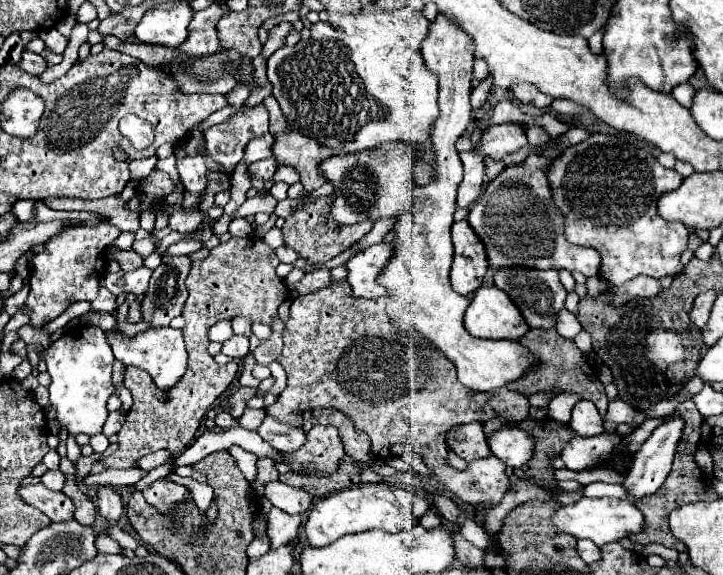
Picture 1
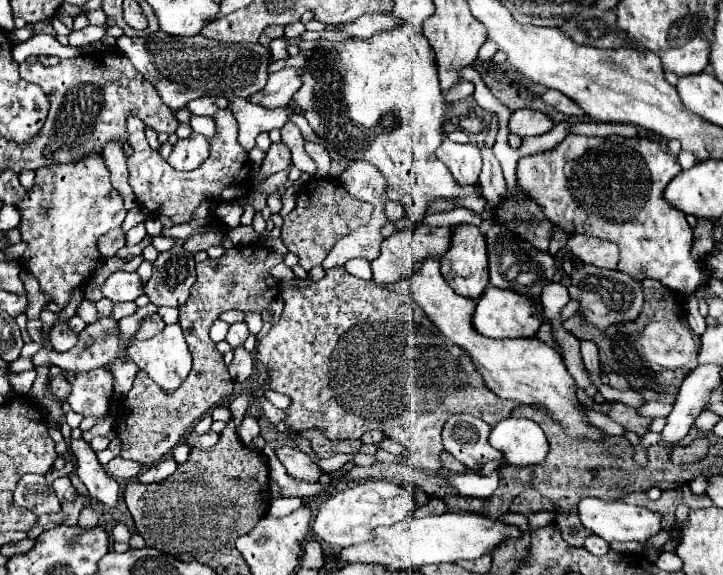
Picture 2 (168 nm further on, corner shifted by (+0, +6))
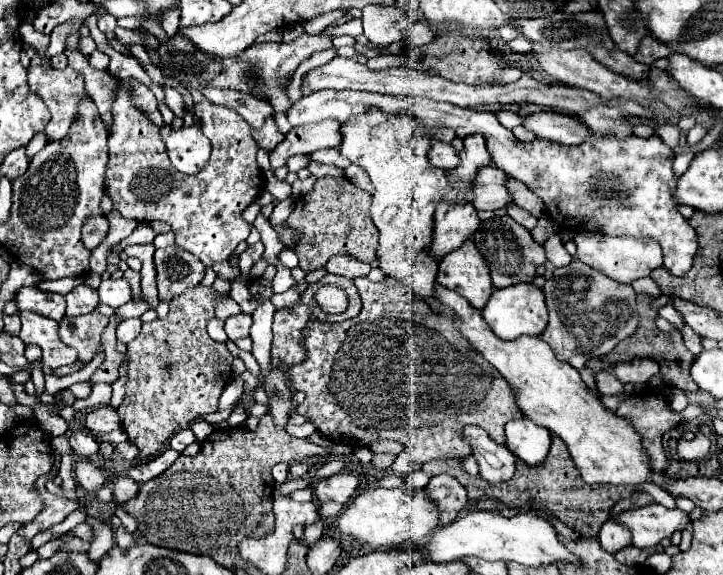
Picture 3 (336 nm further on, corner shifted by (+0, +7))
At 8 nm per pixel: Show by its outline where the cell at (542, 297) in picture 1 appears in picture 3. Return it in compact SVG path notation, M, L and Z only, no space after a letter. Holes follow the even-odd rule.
M495 216L491 220L481 222L479 230L473 234L473 242L491 270L495 288L507 288L521 282L531 282L535 278L537 266L545 264L547 260L543 246L539 246L531 238L531 232L525 230L521 224L517 224L509 216Z

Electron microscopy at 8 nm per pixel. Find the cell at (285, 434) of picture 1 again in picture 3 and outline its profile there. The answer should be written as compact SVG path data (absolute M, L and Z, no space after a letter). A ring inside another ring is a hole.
M335 474L331 478L323 478L319 480L313 490L315 490L315 496L325 502L325 500L333 500L333 502L339 502L341 506L345 506L351 498L351 494L355 492L357 488L357 478L351 476L351 474Z

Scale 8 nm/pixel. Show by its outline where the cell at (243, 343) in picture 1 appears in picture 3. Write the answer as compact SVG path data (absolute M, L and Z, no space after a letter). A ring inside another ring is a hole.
M237 314L225 320L225 332L229 336L229 340L237 340L237 338L245 338L249 336L249 328L251 328L251 316L249 314Z

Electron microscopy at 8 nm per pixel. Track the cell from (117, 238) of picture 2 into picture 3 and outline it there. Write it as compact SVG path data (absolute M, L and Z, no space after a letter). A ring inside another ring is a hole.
M95 214L95 216L89 216L81 228L81 238L83 238L83 244L87 250L93 250L97 248L105 236L107 236L107 228L109 228L109 222L105 216L101 214Z

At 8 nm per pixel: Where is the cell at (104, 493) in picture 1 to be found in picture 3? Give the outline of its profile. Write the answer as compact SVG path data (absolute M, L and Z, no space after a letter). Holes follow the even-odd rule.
M75 430L75 432L69 436L69 444L71 444L73 452L75 452L77 456L81 456L81 458L91 456L91 454L95 454L95 452L99 450L95 438L93 438L89 432L81 432L81 430Z

